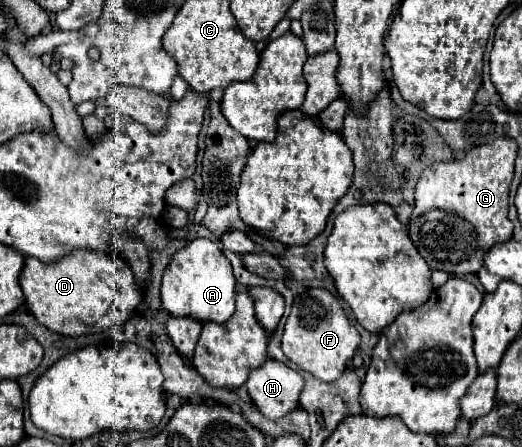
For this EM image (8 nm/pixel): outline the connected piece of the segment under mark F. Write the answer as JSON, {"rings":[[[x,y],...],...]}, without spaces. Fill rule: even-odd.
{"rings":[[[307,289],[295,297],[291,315],[285,323],[281,347],[285,357],[299,369],[311,373],[319,381],[335,381],[347,369],[347,363],[359,349],[359,343],[359,331],[349,323],[341,303],[327,289]]]}

